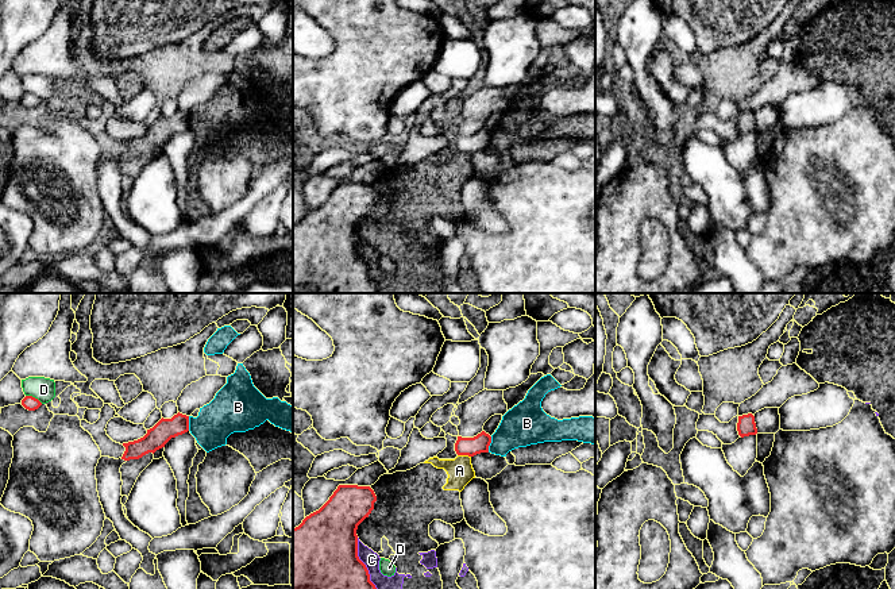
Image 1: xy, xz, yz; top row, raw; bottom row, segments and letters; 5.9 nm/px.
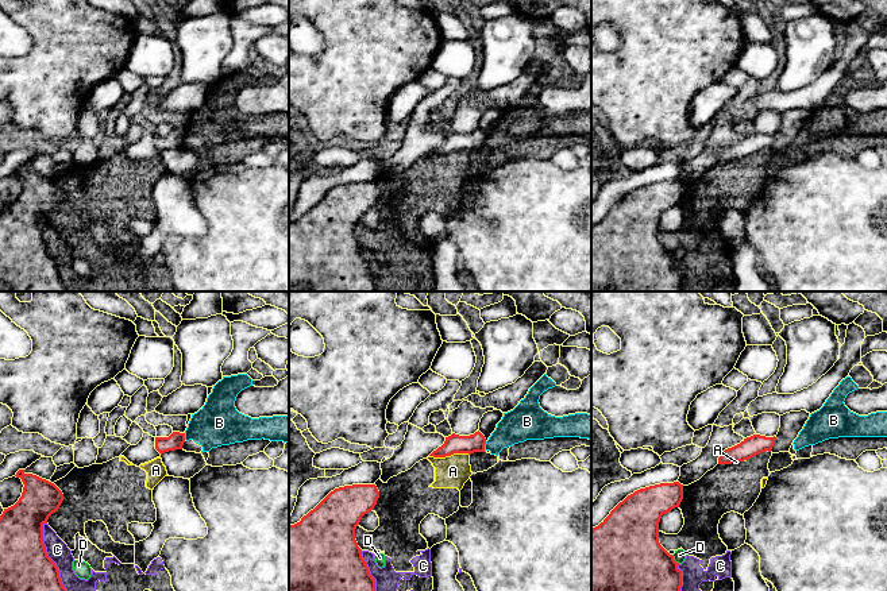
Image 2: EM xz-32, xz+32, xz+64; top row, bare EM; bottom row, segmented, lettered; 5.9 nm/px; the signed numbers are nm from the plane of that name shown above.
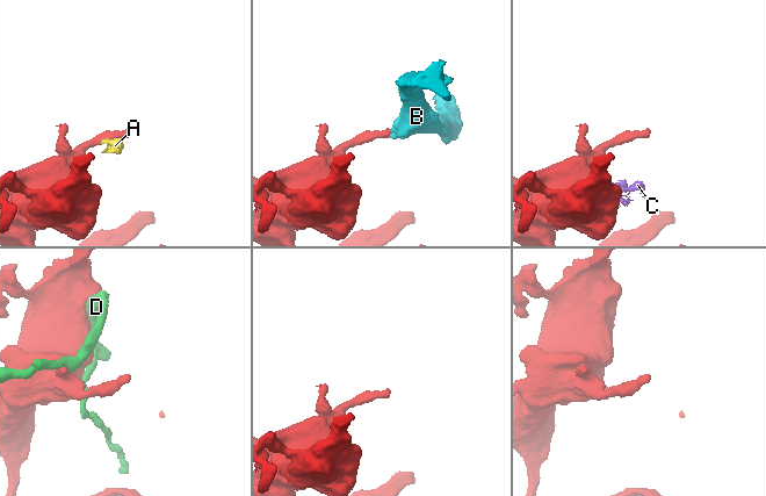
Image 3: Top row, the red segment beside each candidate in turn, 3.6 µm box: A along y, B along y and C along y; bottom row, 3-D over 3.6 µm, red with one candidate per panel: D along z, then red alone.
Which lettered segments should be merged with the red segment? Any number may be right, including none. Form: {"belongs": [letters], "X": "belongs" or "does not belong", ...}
{"belongs": [], "A": "does not belong", "B": "does not belong", "C": "does not belong", "D": "does not belong"}

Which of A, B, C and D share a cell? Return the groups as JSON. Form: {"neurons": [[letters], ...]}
{"neurons": [["A", "B", "C"], ["D"]]}

